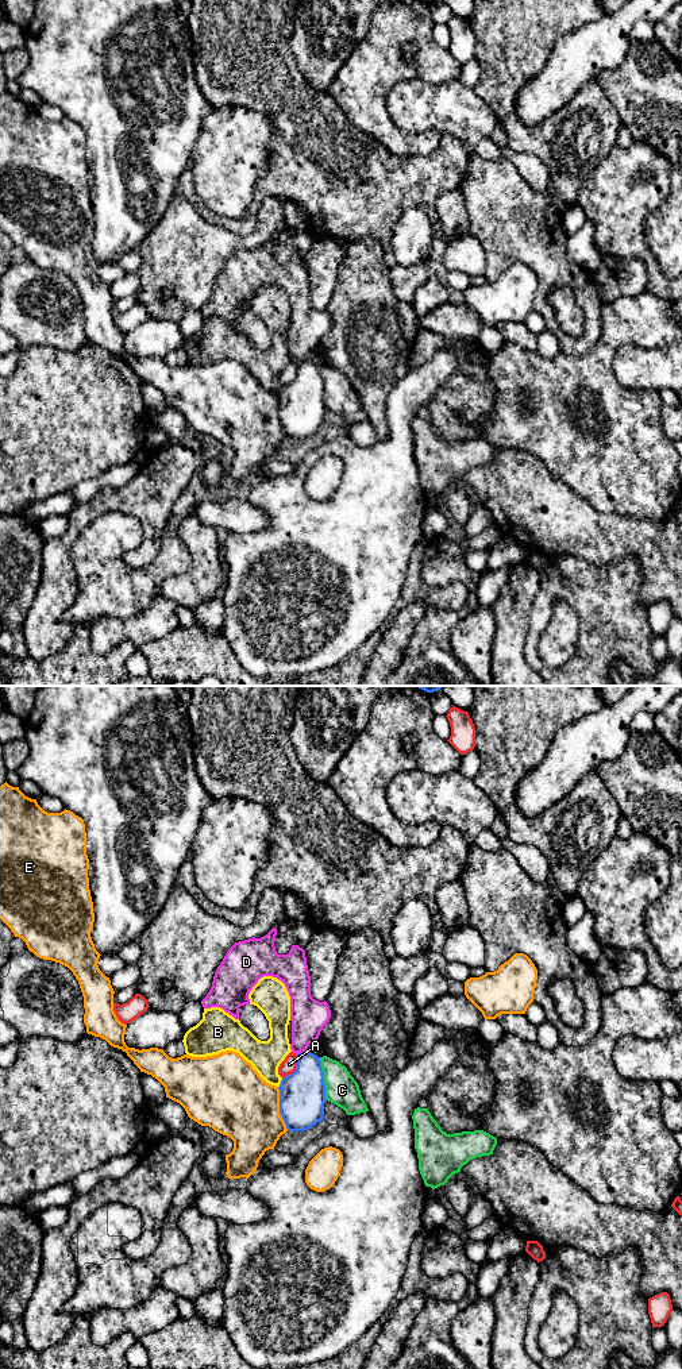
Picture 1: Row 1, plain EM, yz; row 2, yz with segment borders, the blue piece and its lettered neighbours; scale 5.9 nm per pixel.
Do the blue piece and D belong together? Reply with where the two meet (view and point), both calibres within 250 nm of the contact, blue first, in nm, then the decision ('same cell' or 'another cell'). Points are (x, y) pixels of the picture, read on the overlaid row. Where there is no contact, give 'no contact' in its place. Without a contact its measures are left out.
meets blue in yz at (301, 1052); 280 nm thick on the blue side, 220 nm on the other; another cell

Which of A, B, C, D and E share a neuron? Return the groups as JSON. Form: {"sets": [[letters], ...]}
{"sets": [["A"], ["B"], ["C"], ["D"], ["E"]]}

